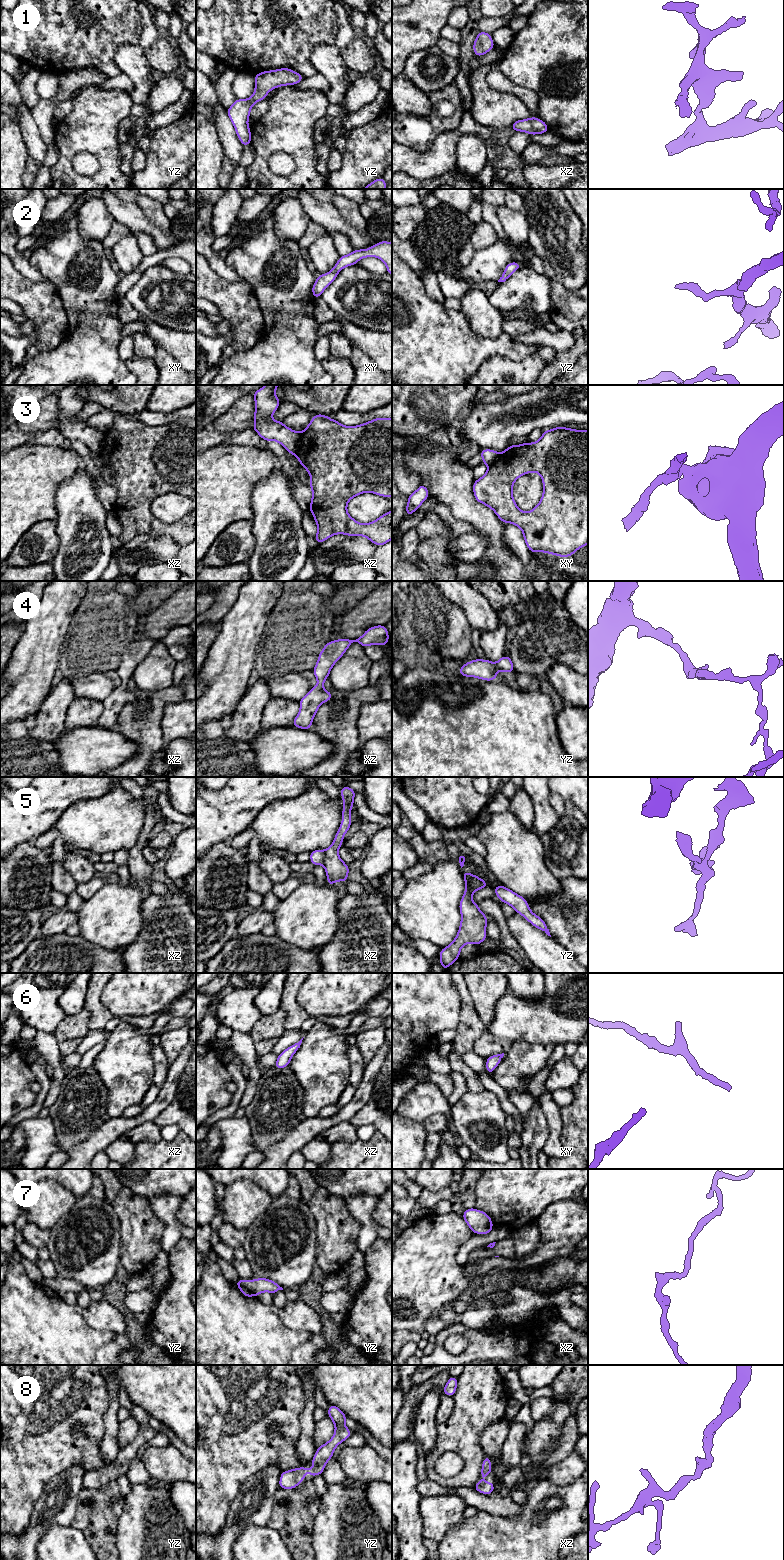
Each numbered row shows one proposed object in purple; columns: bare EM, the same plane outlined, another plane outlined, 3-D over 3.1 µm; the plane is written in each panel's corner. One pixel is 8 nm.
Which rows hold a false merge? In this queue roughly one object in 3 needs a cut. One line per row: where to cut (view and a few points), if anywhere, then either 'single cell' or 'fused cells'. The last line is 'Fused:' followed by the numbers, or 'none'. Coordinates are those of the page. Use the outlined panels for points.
1: no cut; single cell
2: no cut; single cell
3: cut in xz along (300, 433), (298, 448), (294, 454); fused cells
4: no cut; single cell
5: cut in xz along (324, 851), (324, 861), (322, 864); fused cells
6: no cut; single cell
7: no cut; single cell
8: no cut; single cell
Fused: 3, 5

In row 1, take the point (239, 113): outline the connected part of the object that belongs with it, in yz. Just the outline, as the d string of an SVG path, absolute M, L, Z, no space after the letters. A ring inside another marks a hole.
M290 68L264 71L254 75L255 90L248 99L236 99L227 114L236 130L236 134L243 146L251 144L251 130L248 126L252 106L267 94L280 86L295 85L303 80L303 76Z

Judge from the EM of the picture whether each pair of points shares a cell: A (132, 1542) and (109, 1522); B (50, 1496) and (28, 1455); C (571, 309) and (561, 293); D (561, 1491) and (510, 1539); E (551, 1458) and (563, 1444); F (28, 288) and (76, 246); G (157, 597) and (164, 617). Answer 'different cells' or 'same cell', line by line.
A: different cells
B: different cells
C: same cell
D: same cell
E: same cell
F: different cells
G: different cells

